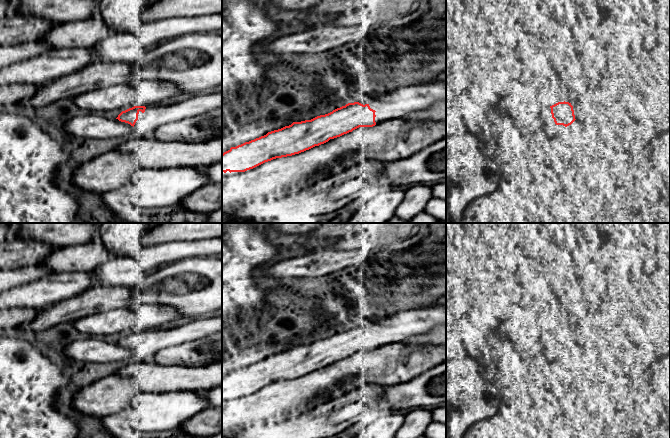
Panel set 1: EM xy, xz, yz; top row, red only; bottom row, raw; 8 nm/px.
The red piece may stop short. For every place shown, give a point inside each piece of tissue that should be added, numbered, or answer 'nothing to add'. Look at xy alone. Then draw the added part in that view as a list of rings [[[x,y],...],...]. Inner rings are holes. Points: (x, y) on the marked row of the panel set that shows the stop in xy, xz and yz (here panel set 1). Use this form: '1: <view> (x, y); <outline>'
1: xy (147, 93); [[[136,79],[132,83],[135,90],[136,106],[152,106],[162,104],[165,100],[186,93],[172,82]]]

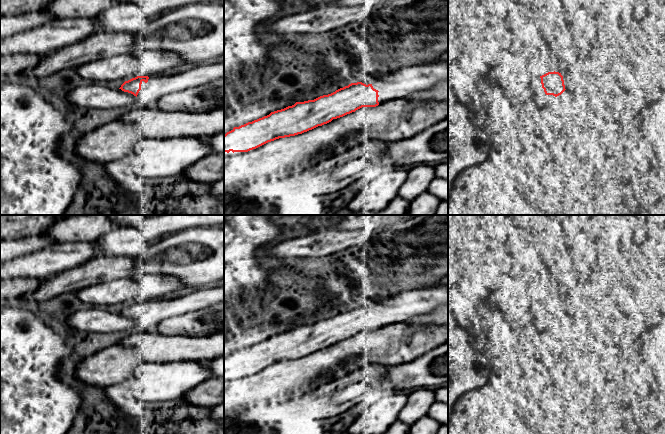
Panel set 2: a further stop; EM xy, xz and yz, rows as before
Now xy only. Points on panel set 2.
1: xy (150, 63); [[[139,49],[135,53],[138,60],[139,76],[155,76],[165,74],[168,70],[189,63],[175,52]]]

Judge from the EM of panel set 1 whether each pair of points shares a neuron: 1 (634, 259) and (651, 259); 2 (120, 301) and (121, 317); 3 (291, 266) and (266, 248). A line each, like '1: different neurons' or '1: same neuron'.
1: same neuron
2: different neurons
3: different neurons

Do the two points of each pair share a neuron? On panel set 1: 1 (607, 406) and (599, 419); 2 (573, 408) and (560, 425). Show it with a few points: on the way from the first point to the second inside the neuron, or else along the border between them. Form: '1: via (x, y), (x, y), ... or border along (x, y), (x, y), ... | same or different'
1: via (606, 409), (602, 416) | same
2: border along (562, 411), (568, 427) | different

